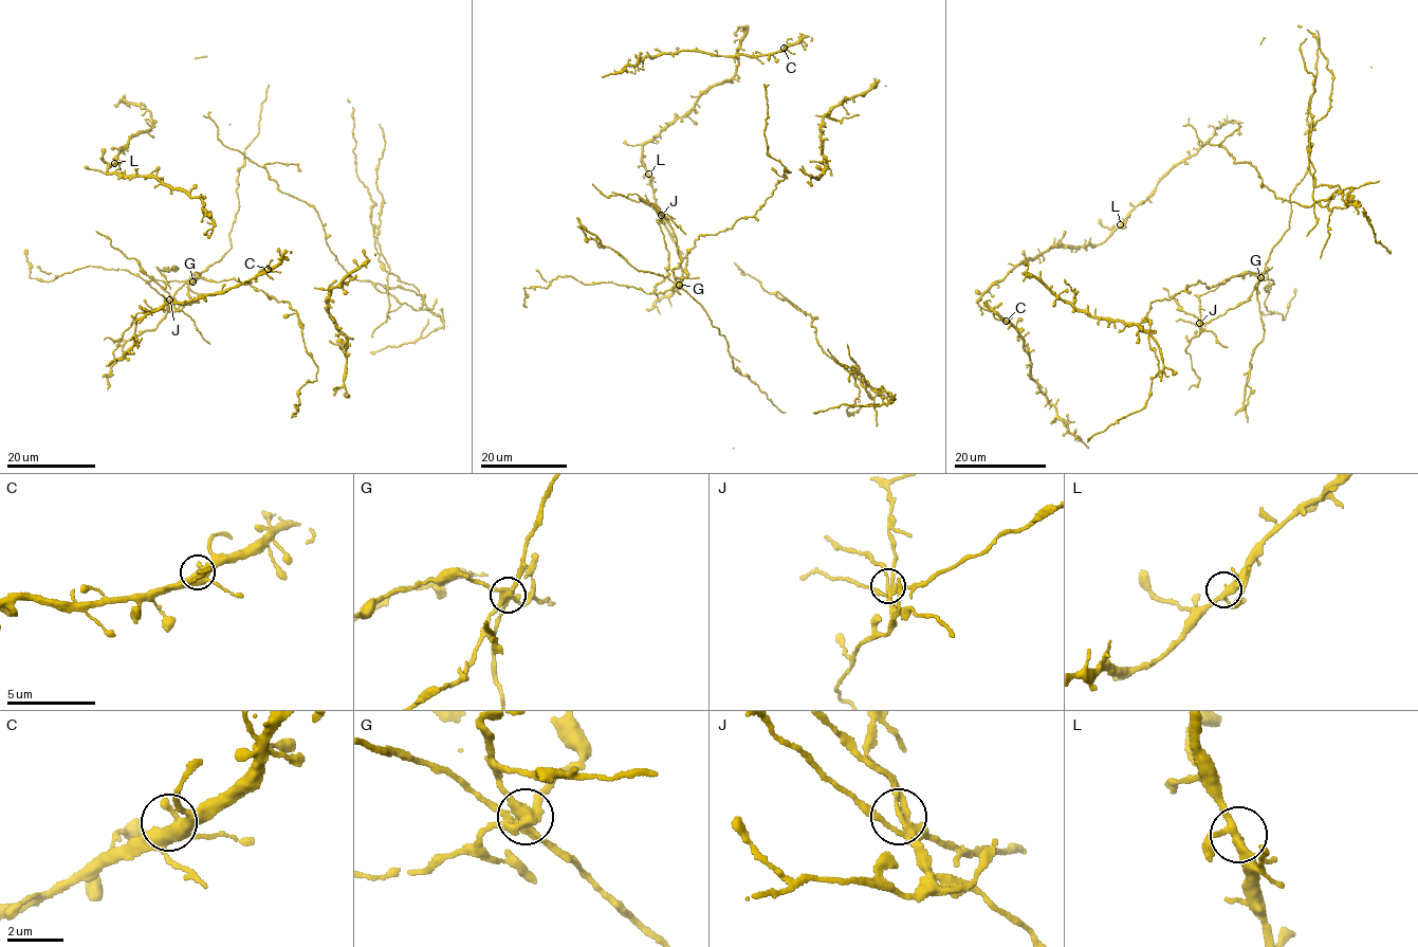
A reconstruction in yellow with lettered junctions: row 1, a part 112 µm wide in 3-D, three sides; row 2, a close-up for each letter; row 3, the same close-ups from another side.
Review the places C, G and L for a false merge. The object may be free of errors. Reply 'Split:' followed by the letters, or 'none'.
Split: G

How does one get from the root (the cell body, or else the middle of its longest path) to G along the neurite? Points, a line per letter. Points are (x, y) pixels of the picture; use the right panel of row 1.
G: (1221, 283), (1248, 273), (1260, 278)

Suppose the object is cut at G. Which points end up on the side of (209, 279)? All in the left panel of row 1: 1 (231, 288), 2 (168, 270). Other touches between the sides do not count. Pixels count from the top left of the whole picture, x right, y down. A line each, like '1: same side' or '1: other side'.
1: same side
2: other side

